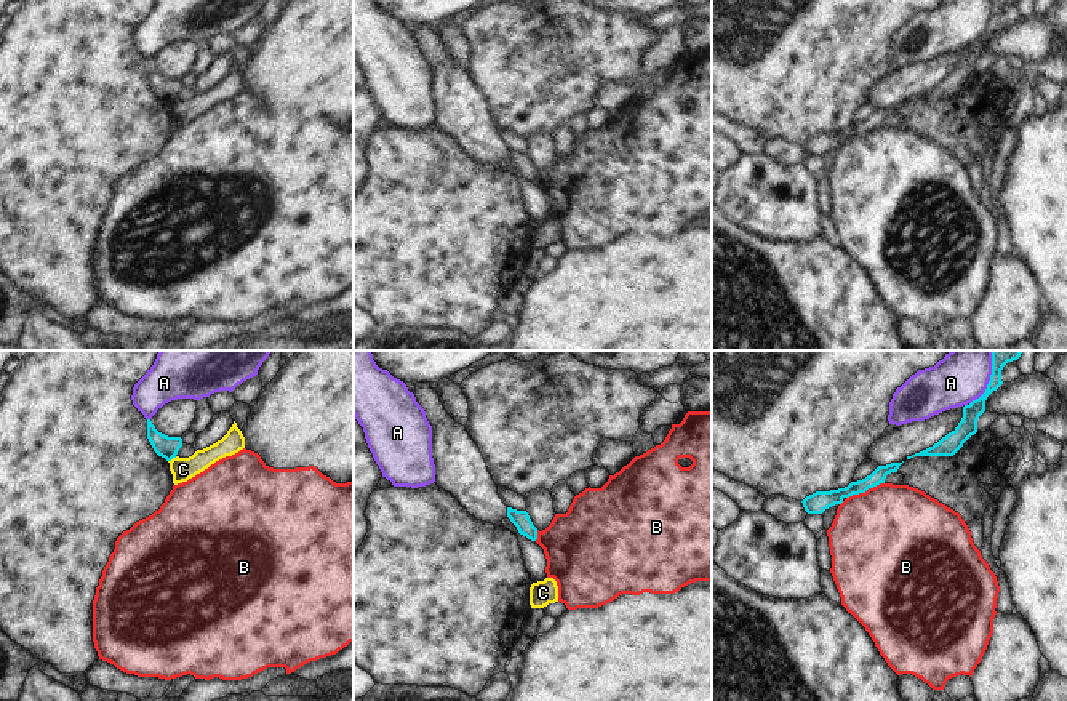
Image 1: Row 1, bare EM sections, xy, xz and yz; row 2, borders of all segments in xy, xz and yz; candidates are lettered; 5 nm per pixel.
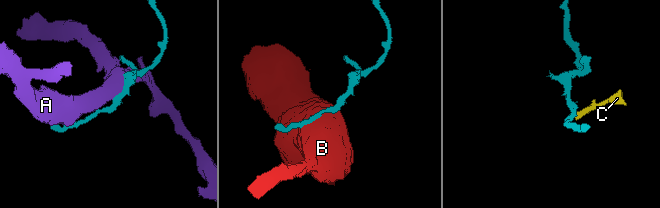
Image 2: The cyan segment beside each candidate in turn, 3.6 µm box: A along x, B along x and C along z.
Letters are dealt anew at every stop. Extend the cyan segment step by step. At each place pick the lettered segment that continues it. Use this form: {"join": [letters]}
{"join": []}

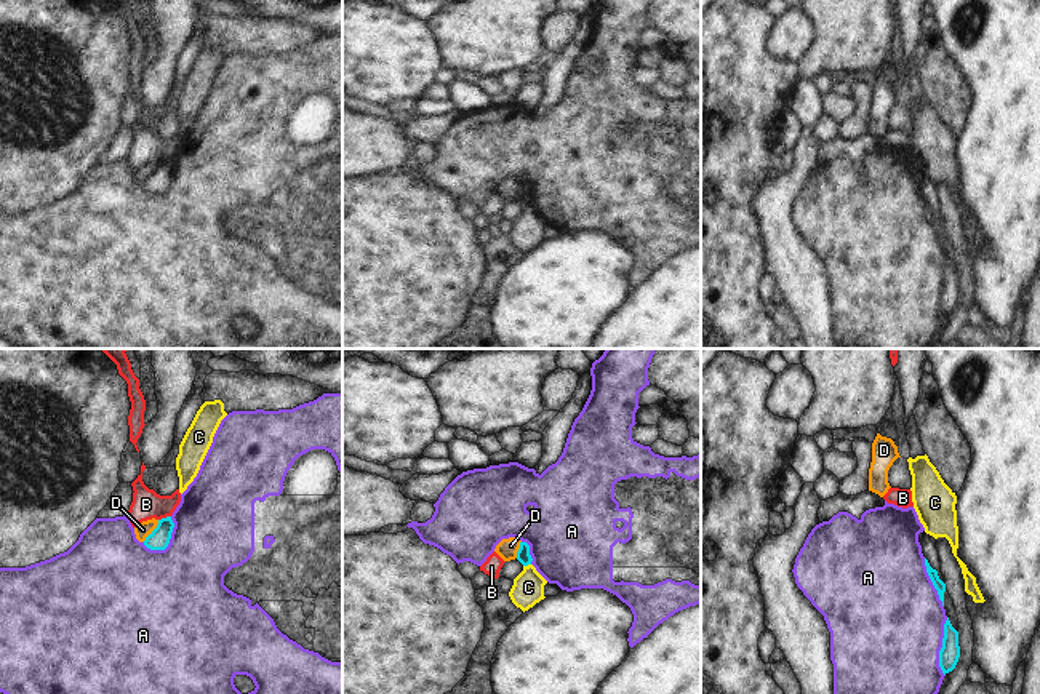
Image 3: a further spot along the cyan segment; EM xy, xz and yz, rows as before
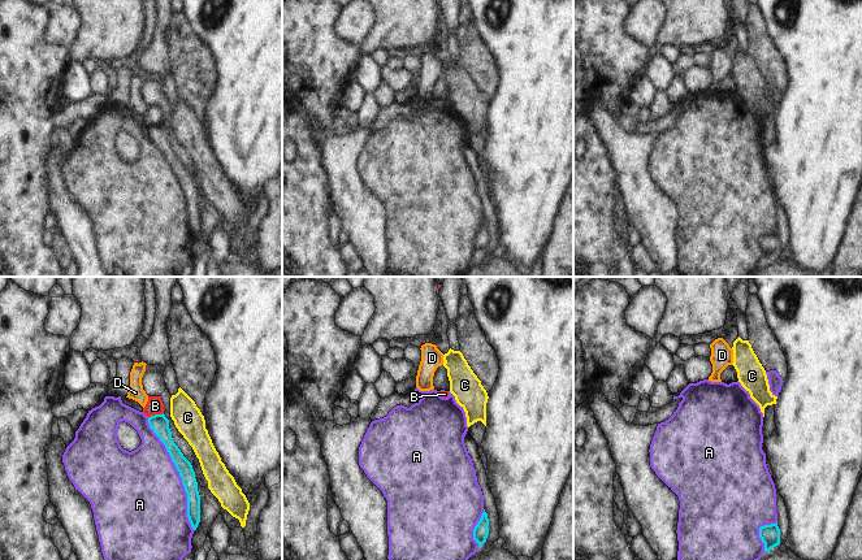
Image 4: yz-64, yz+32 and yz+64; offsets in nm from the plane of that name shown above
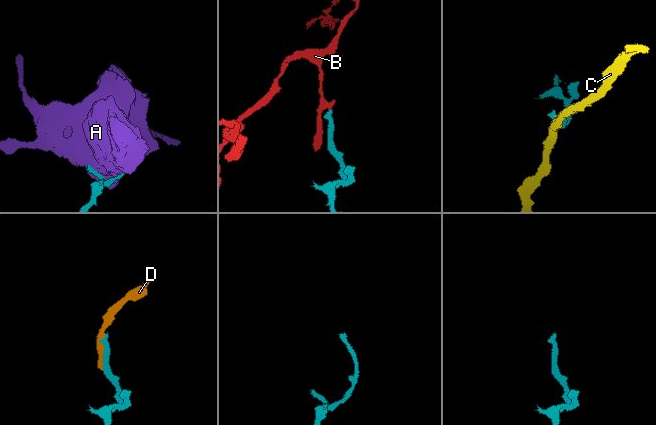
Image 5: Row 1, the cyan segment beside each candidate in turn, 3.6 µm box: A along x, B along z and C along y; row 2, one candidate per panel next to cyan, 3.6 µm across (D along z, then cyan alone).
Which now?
{"join": []}

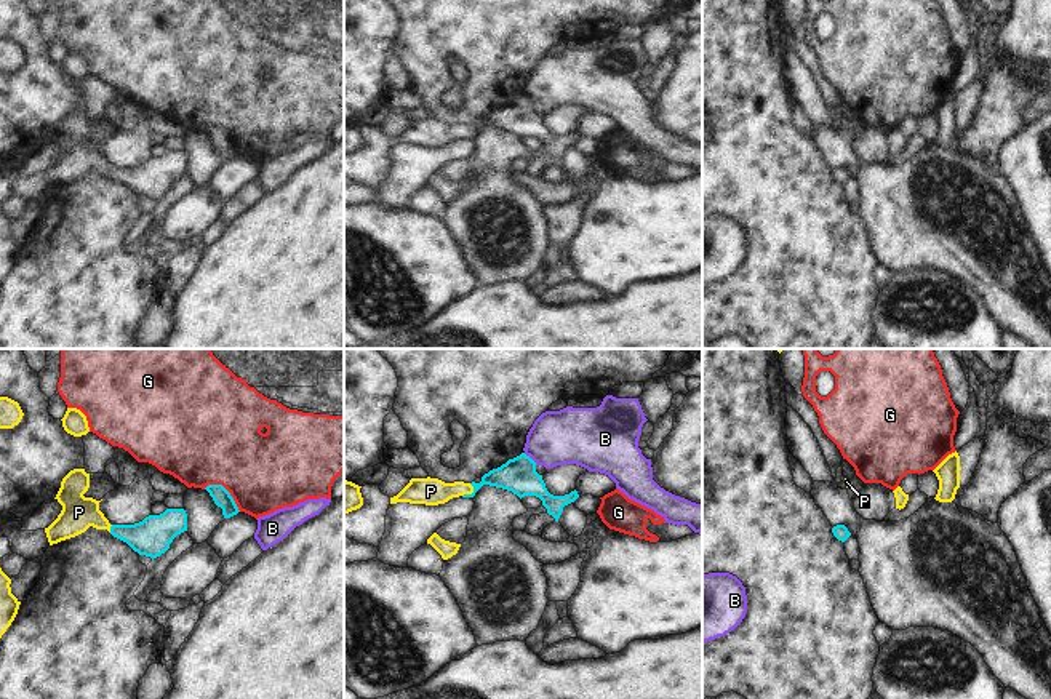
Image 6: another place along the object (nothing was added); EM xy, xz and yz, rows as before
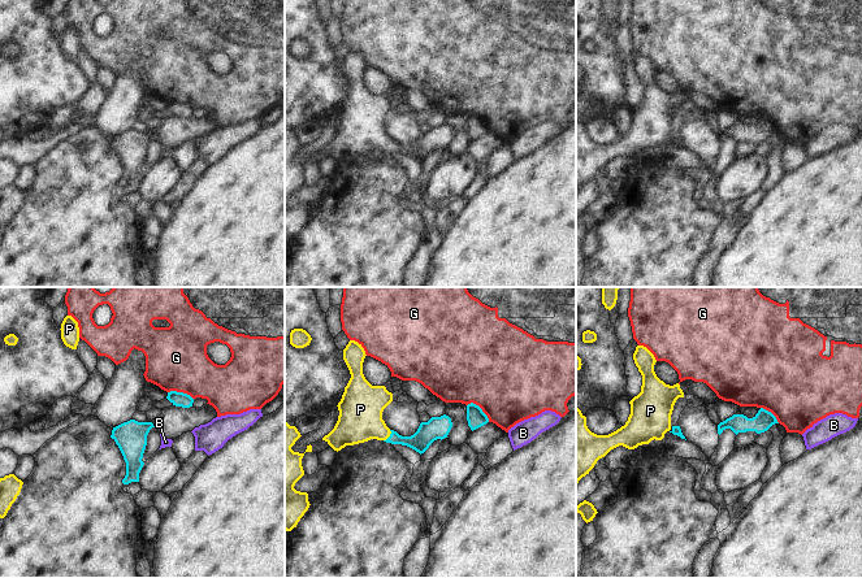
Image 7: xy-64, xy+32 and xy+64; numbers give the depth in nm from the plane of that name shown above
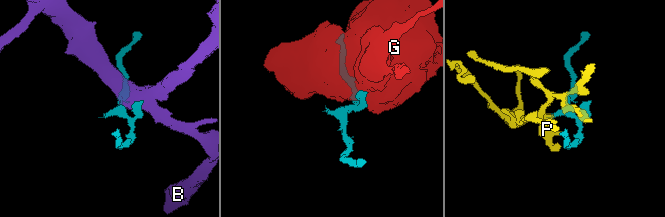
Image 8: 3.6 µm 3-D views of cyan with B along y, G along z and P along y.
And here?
{"join": ["P"]}

